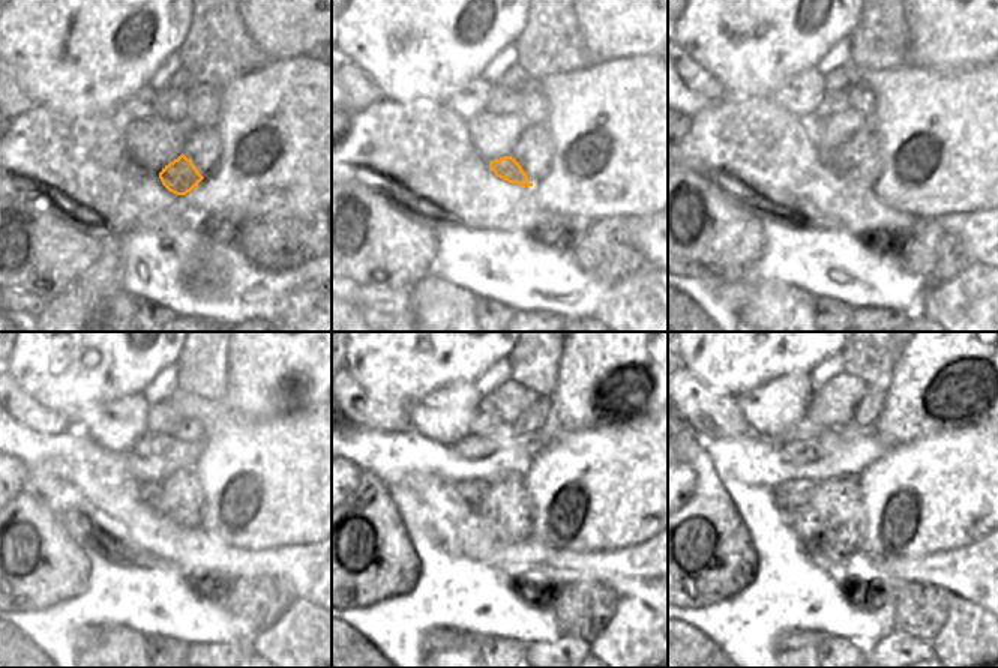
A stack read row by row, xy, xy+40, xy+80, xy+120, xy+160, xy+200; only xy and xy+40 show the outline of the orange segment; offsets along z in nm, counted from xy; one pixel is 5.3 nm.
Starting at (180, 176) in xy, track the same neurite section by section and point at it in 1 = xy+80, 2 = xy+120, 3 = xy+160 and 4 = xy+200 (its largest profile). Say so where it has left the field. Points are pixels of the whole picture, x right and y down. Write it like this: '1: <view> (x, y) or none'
1: xy+80 (827, 155)
2: xy+120 (147, 491)
3: xy+160 (471, 491)
4: xy+200 (791, 494)

